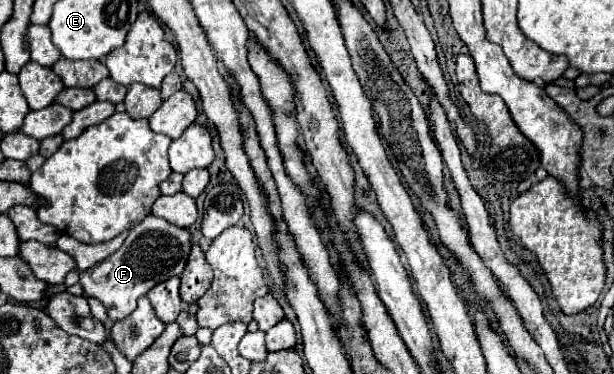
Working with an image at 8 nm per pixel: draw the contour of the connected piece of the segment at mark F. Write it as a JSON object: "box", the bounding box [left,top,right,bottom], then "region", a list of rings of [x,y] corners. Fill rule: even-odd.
{"box":[80,214,192,322],"region":[[[150,214],[142,220],[142,224],[130,230],[130,234],[126,236],[118,252],[114,252],[112,256],[93,267],[92,270],[82,272],[80,284],[86,296],[92,296],[102,302],[110,320],[114,322],[122,320],[134,312],[136,300],[144,296],[150,288],[154,288],[162,280],[182,274],[188,262],[188,256],[190,256],[190,248],[192,248],[190,240],[192,236],[188,230],[172,226],[170,222]]]}

